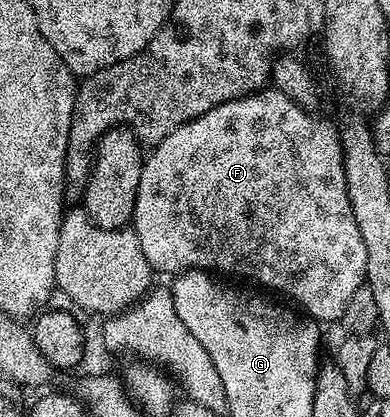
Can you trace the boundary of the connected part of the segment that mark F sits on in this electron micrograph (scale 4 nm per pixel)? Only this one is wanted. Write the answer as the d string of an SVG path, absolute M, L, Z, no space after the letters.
M274 88L256 90L244 98L229 100L209 113L202 114L192 122L181 124L165 140L158 142L144 157L141 168L141 184L137 184L135 197L135 216L133 229L137 240L141 244L141 252L145 252L145 260L149 260L152 271L168 276L182 274L185 270L215 269L228 270L231 274L244 274L279 294L288 294L296 307L303 306L302 313L306 317L320 323L338 323L345 312L345 304L353 297L353 292L364 285L365 272L365 244L361 241L361 232L357 229L357 220L353 216L353 208L349 204L347 185L345 184L345 168L343 167L343 144L341 134L323 118L317 117L310 110L303 110L301 106L289 100L288 96Z

